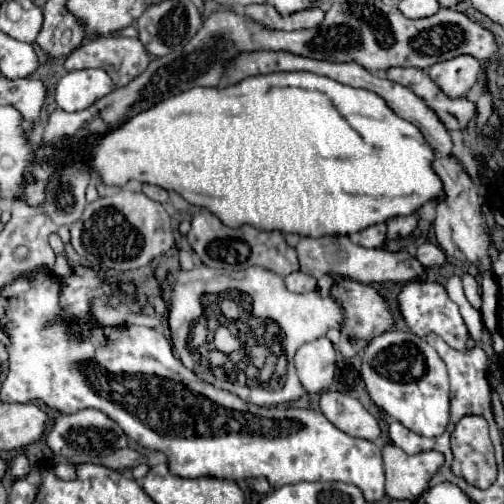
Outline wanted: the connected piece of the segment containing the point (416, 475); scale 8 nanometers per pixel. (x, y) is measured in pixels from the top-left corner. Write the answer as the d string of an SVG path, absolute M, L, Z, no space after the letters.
M395 445L383 447L385 491L391 499L417 499L427 487L435 471L443 465L439 451L407 455Z

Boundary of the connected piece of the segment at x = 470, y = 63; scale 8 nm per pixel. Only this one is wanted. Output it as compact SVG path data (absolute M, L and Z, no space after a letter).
M459 55L433 65L429 75L449 97L463 97L475 85L479 71L481 63L473 55Z

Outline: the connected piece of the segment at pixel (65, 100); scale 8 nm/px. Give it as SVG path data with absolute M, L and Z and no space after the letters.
M81 69L59 79L55 101L63 111L81 111L111 91L113 81L103 69Z

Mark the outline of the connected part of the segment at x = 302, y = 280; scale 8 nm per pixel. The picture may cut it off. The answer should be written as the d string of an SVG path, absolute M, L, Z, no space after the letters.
M295 271L295 273L291 273L291 275L285 277L285 285L293 293L307 293L307 291L313 291L315 289L317 279L311 277L311 275L307 275L307 273Z

